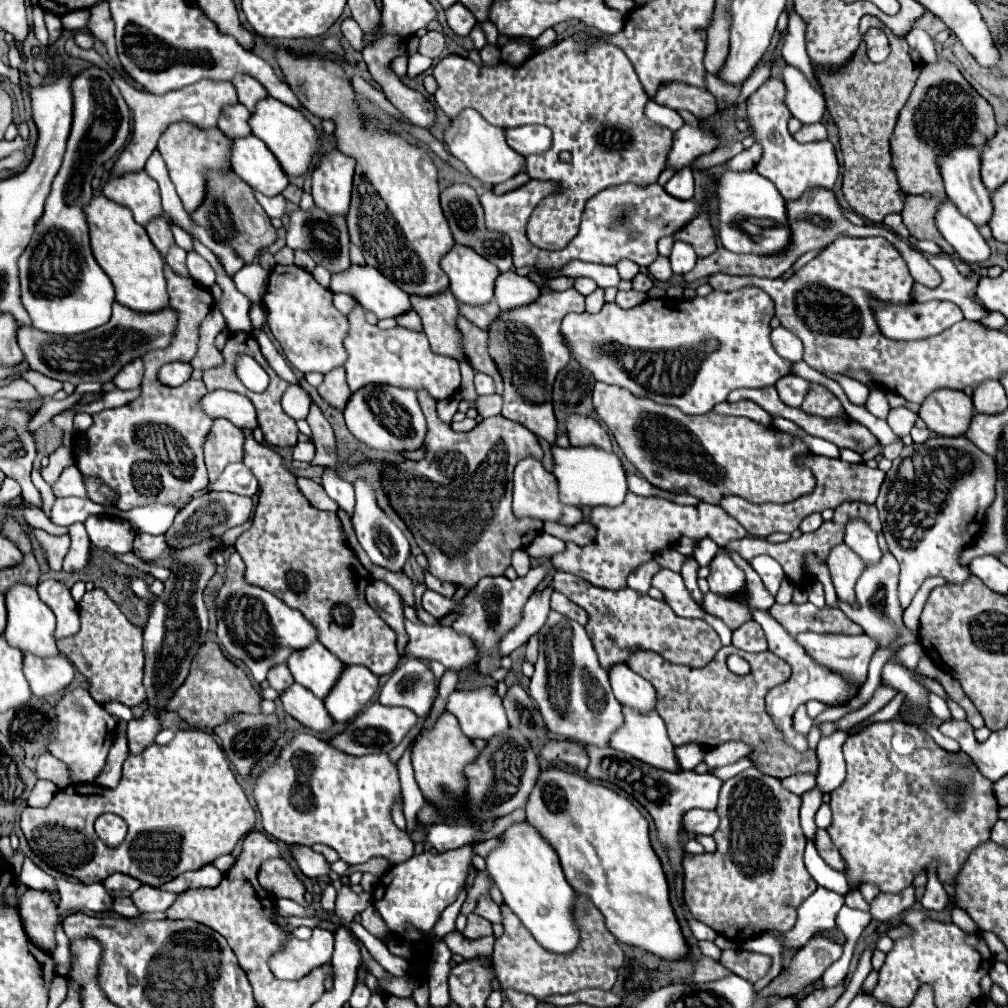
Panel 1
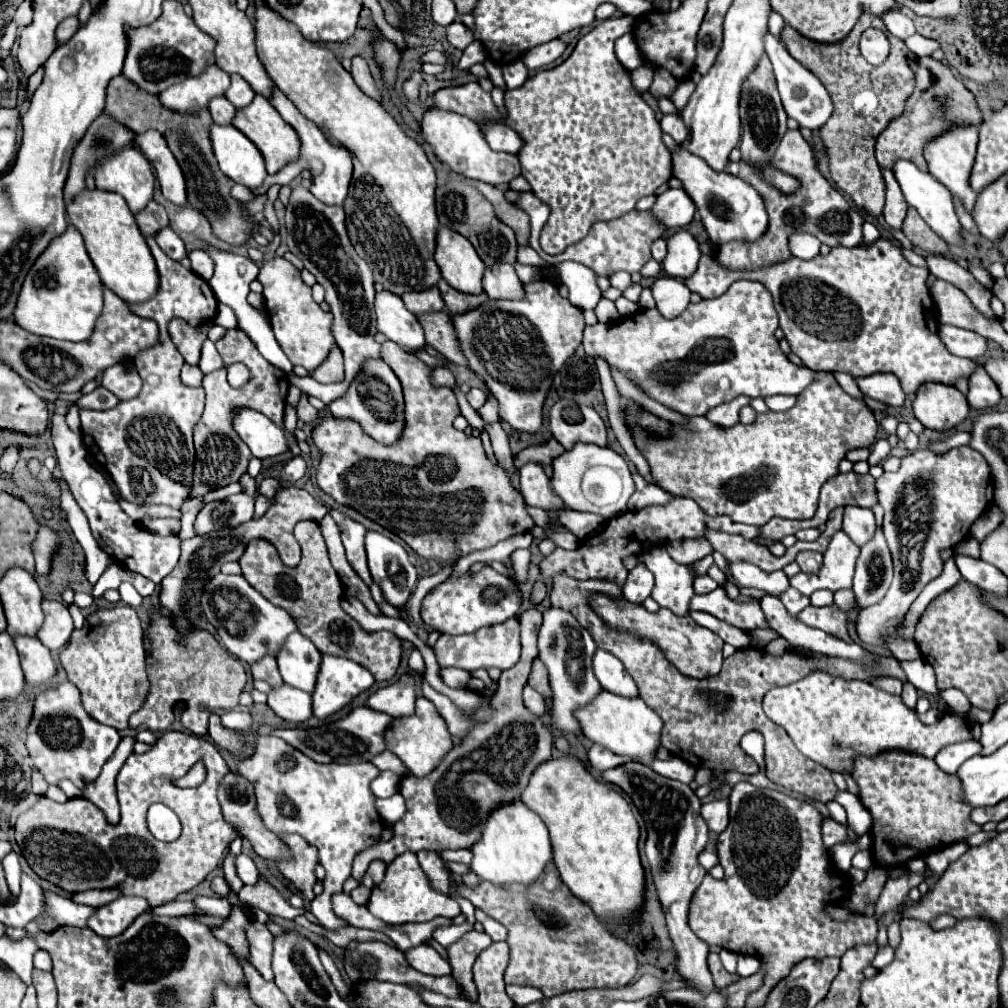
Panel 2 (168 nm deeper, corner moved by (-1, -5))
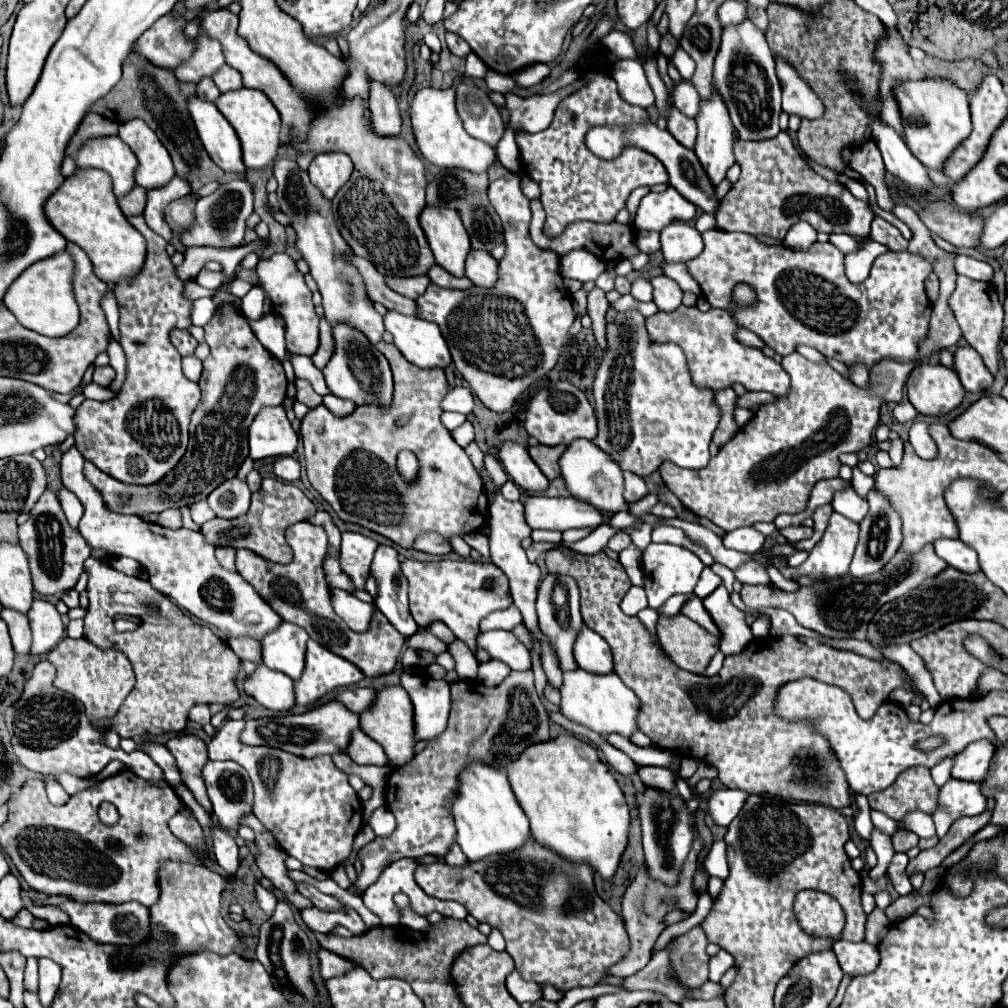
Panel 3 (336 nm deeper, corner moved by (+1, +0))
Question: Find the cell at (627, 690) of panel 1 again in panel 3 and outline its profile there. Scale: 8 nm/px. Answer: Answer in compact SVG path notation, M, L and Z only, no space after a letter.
M582 626L574 640L574 658L576 664L588 672L612 672L612 652L606 640L588 626Z

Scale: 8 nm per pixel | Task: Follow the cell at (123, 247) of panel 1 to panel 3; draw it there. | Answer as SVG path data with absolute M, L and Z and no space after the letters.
M76 170L62 182L62 188L46 200L46 218L62 236L78 244L92 262L94 274L106 284L118 284L122 278L138 274L144 264L146 242L140 232L126 220L112 192L112 180L102 170Z

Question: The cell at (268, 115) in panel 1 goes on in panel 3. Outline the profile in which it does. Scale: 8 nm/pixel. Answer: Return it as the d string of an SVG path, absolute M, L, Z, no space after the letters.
M240 88L234 92L224 92L220 98L214 102L216 108L222 112L222 116L232 124L236 130L240 144L242 144L242 160L246 168L264 168L276 160L276 150L280 146L280 116L274 104L270 104L268 96L264 96L258 90L250 88Z

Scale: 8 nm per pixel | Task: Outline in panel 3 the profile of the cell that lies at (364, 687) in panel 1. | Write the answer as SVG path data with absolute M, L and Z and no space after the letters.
M314 640L306 644L306 664L302 676L294 682L296 704L308 706L322 698L326 692L342 686L356 684L364 674L348 660L334 656L330 650Z

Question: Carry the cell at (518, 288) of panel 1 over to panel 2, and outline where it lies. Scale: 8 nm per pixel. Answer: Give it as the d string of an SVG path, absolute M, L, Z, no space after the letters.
M494 265L484 273L484 293L490 299L518 301L524 297L524 283L518 279L512 265Z

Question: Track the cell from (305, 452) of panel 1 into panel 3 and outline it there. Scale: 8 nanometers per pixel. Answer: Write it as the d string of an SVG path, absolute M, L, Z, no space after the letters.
M280 456L274 462L272 472L276 474L276 478L284 480L284 482L296 482L300 478L300 464L296 458L292 456Z

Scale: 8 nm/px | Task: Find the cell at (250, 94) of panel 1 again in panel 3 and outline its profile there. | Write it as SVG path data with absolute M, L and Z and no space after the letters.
M224 64L214 76L212 80L216 82L216 86L220 88L220 92L230 92L230 90L238 90L242 88L242 78L240 78L240 72L234 70L232 66Z

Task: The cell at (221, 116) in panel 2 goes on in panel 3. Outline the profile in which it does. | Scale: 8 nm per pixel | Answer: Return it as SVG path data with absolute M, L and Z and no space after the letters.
M212 78L200 80L200 82L196 84L196 94L198 94L200 98L204 98L204 100L210 100L210 102L214 102L214 100L220 96L220 92L218 92L218 88L216 88L216 84L214 84Z

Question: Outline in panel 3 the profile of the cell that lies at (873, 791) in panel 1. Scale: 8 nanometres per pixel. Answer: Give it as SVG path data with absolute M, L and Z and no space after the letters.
M914 766L902 772L890 788L870 794L868 802L872 810L884 812L892 820L902 820L912 810L932 814L938 804L936 798L938 788L932 782L930 770Z

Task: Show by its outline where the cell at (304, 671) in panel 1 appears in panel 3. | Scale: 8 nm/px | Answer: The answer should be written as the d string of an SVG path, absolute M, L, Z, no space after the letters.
M282 622L274 632L268 632L260 640L262 664L298 680L304 670L306 642L308 634L302 628Z

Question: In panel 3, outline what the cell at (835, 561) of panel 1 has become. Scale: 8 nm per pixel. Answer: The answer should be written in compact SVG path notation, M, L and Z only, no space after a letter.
M832 512L830 520L828 520L828 528L826 528L822 540L814 546L814 550L810 552L808 560L806 560L802 566L798 566L798 568L784 566L784 564L782 564L782 562L784 562L782 556L772 556L772 560L776 562L778 570L780 570L780 572L784 574L784 578L788 578L788 580L790 580L792 576L810 576L810 578L814 576L816 580L820 580L820 578L844 576L844 574L848 574L850 560L852 560L852 556L854 556L854 548L856 548L856 542L858 542L858 530L860 530L858 524L854 524L852 520L846 520L842 514Z

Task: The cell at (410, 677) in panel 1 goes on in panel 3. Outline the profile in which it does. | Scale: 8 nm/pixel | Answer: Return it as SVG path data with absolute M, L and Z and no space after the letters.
M346 688L346 690L340 690L334 700L338 700L340 704L344 704L346 708L350 708L350 712L364 712L372 700L376 696L376 690L372 688Z

